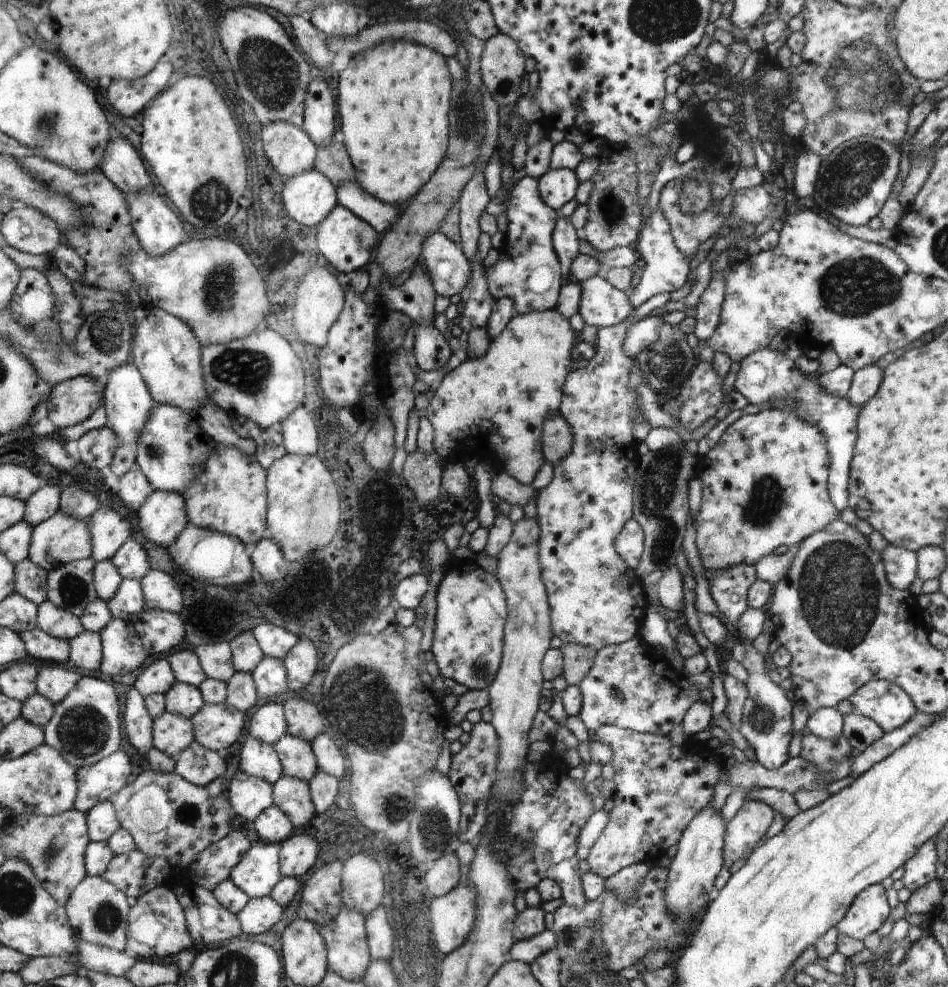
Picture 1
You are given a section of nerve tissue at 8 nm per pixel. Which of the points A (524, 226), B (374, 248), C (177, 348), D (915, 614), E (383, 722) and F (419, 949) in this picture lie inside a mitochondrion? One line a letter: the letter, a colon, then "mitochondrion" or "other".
A: other
B: other
C: other
D: other
E: mitochondrion
F: mitochondrion

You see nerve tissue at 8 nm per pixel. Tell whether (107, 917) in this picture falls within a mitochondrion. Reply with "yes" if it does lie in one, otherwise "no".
yes

